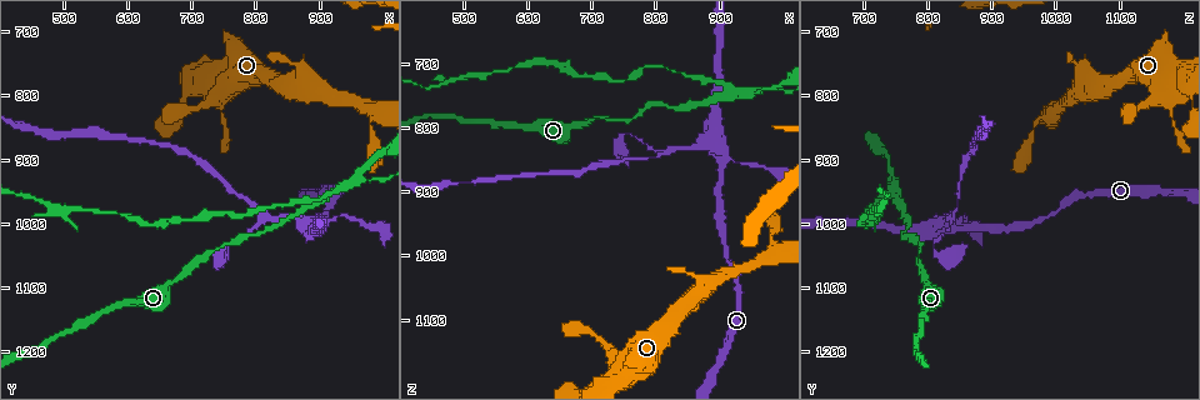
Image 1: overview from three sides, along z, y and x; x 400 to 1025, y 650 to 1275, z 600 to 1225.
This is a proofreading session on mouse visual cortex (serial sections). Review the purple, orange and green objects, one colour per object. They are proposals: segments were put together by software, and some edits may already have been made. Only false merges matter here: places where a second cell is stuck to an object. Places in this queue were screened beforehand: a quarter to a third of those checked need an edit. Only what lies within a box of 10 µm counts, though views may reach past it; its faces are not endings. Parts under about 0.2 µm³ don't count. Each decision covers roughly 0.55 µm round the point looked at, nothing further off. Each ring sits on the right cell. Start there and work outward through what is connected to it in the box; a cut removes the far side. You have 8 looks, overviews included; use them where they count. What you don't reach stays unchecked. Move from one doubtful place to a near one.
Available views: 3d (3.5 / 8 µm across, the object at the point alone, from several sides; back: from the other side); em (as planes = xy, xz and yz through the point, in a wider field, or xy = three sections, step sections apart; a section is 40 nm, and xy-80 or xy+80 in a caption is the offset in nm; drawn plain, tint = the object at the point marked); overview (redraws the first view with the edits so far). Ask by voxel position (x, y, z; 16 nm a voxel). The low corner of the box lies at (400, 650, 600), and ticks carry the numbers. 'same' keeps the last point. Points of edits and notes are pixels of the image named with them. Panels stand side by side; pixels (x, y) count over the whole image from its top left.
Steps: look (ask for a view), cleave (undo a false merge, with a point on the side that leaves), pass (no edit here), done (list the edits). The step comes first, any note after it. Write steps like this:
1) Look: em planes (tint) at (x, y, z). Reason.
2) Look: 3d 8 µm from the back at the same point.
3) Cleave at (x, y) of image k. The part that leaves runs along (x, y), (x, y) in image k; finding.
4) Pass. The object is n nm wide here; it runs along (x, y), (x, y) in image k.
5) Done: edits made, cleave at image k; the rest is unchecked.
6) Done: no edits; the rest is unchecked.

Look: 3d 3.5 µm at (910, 960, 750).

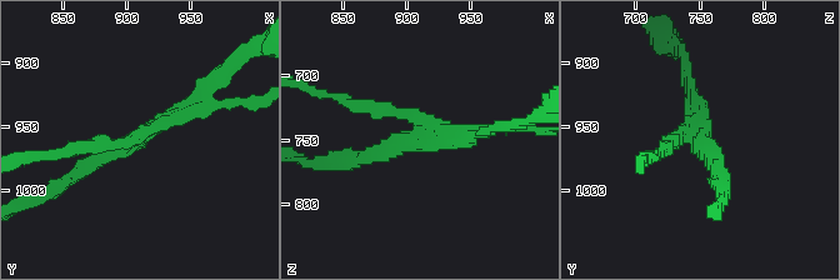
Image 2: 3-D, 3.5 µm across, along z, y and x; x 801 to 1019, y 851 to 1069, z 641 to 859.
Look: em xy step 1 (tint) at (908, 958, 746). 3 arms meet here; the arms are 200, 200, 200 nm wide.

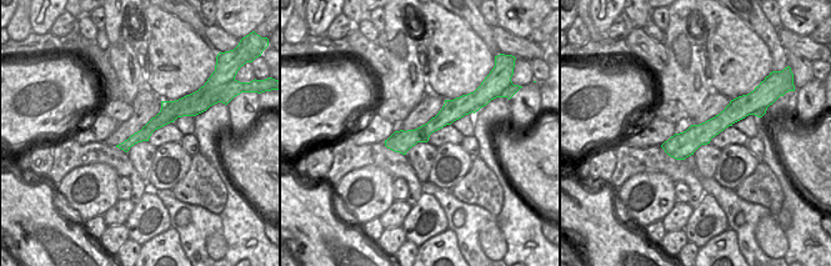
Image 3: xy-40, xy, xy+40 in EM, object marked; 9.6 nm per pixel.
Cleave at (100, 141) of image 2. The part that leaves runs along (138, 140), (34, 155) in image 2; a second cell is stuck on.

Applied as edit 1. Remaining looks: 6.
Look: overview.

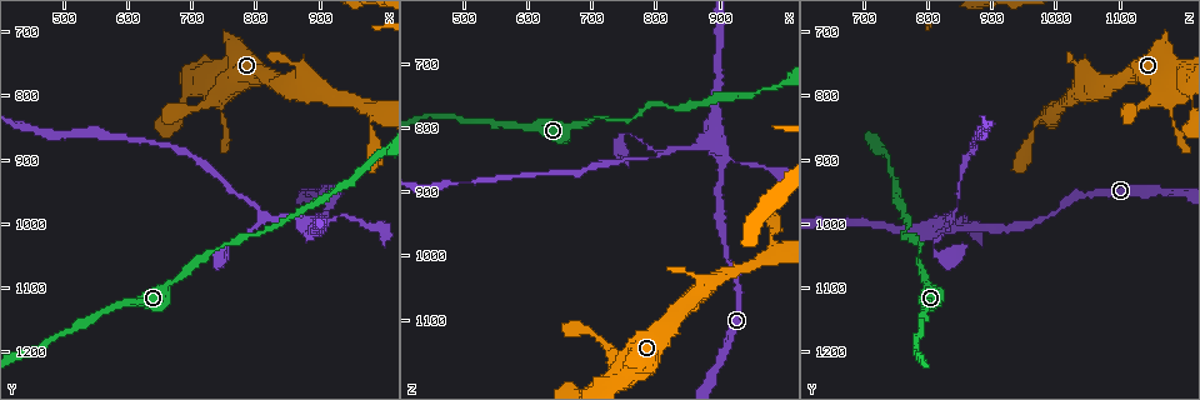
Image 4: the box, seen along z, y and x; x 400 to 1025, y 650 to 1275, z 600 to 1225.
Look: em xy step 1 (tint) at (740, 790, 1180). Calibre changes.

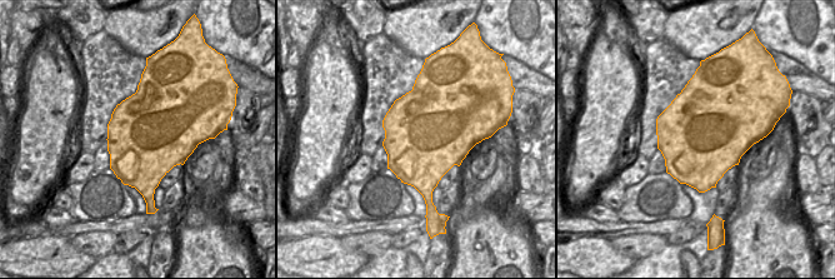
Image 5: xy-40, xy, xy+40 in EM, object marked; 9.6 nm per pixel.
Look: 3d 3.5 µm from the back at the same point. See where the arms go.

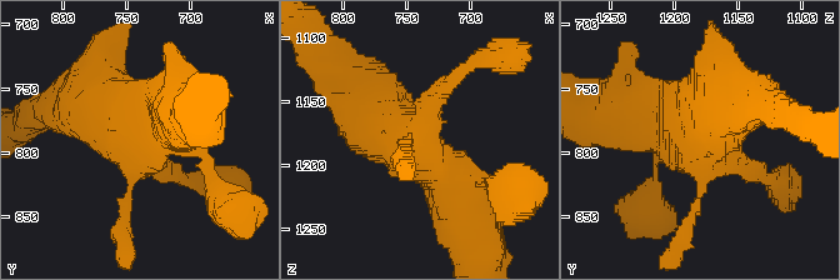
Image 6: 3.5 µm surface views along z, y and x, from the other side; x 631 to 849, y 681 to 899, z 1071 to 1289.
Pass. It runs along (81, 93), (174, 174) in image 6; all the same cell.

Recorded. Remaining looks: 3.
Look: 3d 3.5 µm at (985, 825, 1000). Thick turns thin.

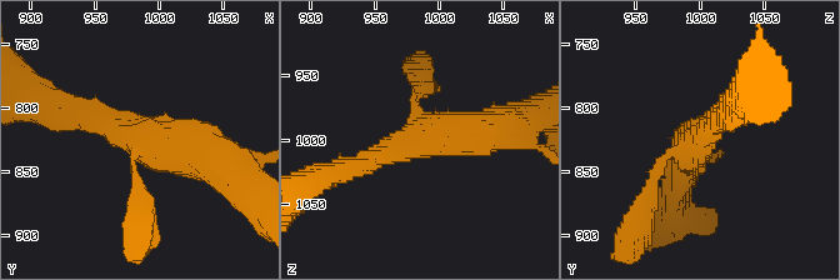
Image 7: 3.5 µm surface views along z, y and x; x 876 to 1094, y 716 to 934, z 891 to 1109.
Pass. It runs along (726, 114), (669, 151), (650, 198) in image 7; continuous, no second cell.

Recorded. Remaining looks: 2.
Done: edits made, cleave at image 2; the rest is unchecked.

